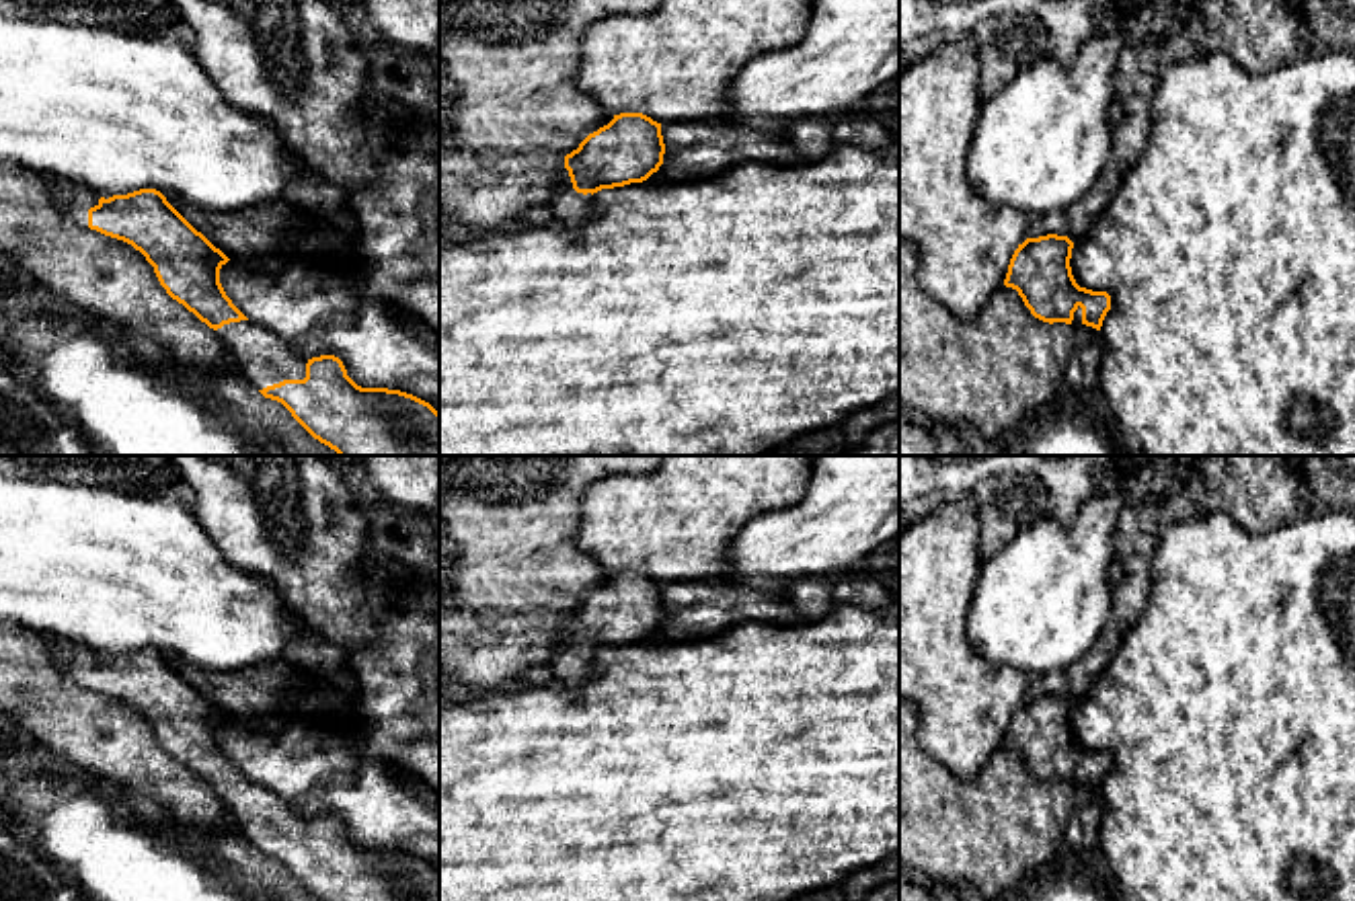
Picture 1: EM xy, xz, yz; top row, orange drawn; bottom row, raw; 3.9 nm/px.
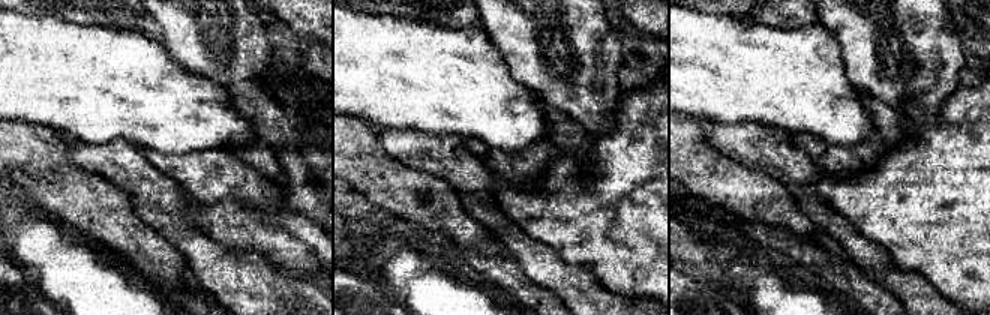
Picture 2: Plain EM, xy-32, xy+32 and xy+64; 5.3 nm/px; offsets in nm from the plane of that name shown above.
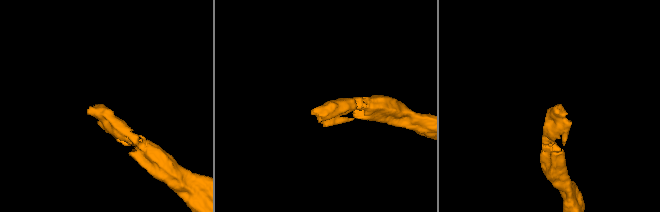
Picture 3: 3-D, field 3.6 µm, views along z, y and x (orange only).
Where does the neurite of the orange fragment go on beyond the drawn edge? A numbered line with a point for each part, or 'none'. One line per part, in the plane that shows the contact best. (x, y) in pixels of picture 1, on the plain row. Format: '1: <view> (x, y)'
1: xy (74, 657)
2: xy (261, 817)

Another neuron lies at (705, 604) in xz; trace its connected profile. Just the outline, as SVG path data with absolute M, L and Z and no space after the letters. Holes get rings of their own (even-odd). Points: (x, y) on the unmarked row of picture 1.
M721 579L661 585L663 624L647 640L686 642L741 626L745 622L801 624L784 595L758 595Z

